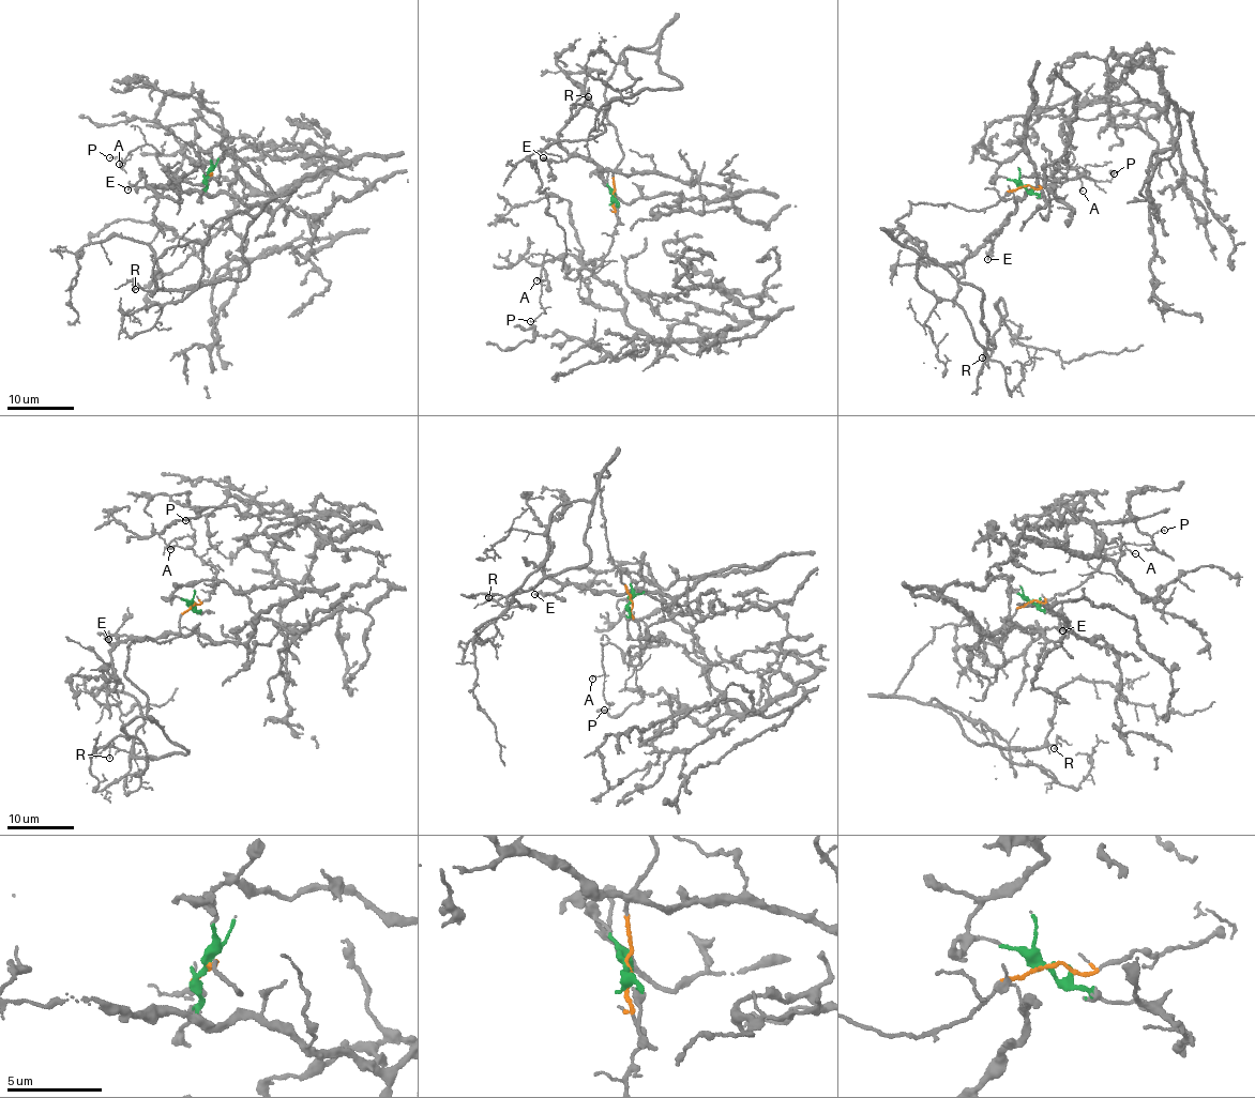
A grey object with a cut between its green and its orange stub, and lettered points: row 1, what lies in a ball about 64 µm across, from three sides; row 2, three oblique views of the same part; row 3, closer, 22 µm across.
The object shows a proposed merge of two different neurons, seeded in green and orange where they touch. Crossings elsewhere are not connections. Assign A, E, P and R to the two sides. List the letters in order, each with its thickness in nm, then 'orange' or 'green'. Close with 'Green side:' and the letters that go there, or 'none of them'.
A: 100 nm thick; orange
E: 130 nm thick; green
P: 100 nm thick; orange
R: 110 nm thick; orange
Green side: E

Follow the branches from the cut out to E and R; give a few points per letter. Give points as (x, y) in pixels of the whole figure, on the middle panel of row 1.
E: (613, 196), (603, 179), (632, 203), (666, 192), (729, 196), (652, 171), (543, 157)
R: (613, 196), (622, 155), (606, 81), (624, 51), (662, 30), (656, 64), (680, 87), (598, 110), (588, 95)

